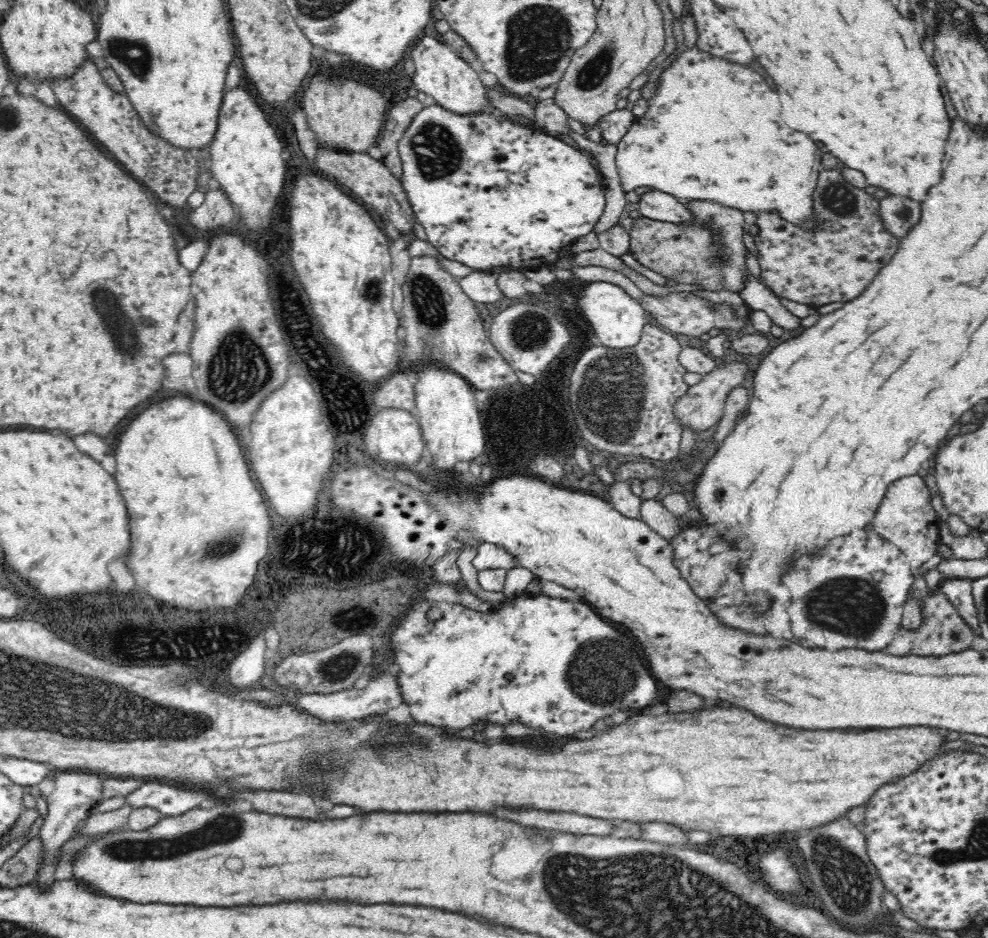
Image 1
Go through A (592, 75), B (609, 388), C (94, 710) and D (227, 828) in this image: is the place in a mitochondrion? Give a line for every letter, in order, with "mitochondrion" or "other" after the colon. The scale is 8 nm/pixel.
A: mitochondrion
B: mitochondrion
C: mitochondrion
D: mitochondrion

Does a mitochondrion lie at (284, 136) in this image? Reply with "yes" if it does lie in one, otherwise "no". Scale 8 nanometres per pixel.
no

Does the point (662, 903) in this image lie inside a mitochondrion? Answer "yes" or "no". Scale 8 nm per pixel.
yes

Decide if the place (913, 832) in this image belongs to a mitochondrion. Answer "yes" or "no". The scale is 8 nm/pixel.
no

